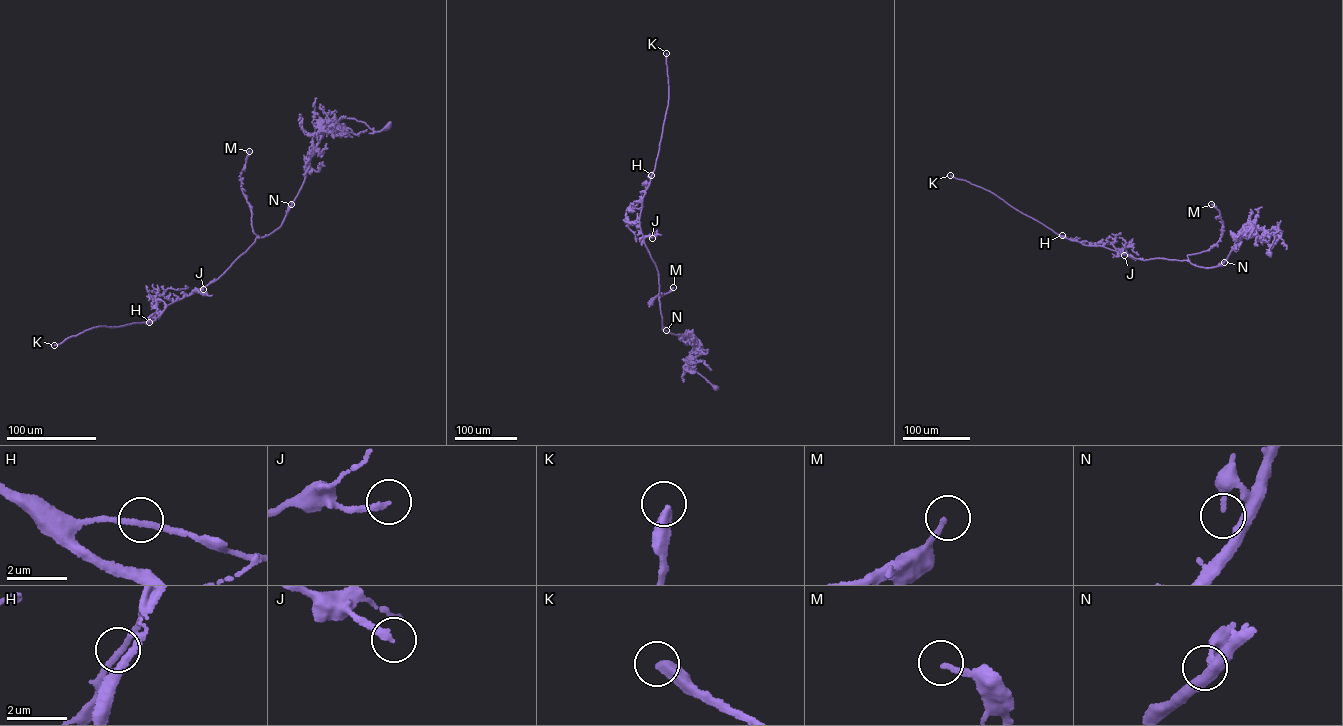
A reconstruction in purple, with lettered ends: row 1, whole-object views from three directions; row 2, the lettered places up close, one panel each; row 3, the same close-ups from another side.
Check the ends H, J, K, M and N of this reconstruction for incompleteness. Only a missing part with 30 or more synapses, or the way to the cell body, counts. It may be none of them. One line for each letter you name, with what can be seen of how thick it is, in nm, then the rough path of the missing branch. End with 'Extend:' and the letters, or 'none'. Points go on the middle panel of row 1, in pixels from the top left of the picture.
J: 220 nm thick; missing branch runs (652, 238), (665, 239)
K: 380 nm thick
Extend: J, K

